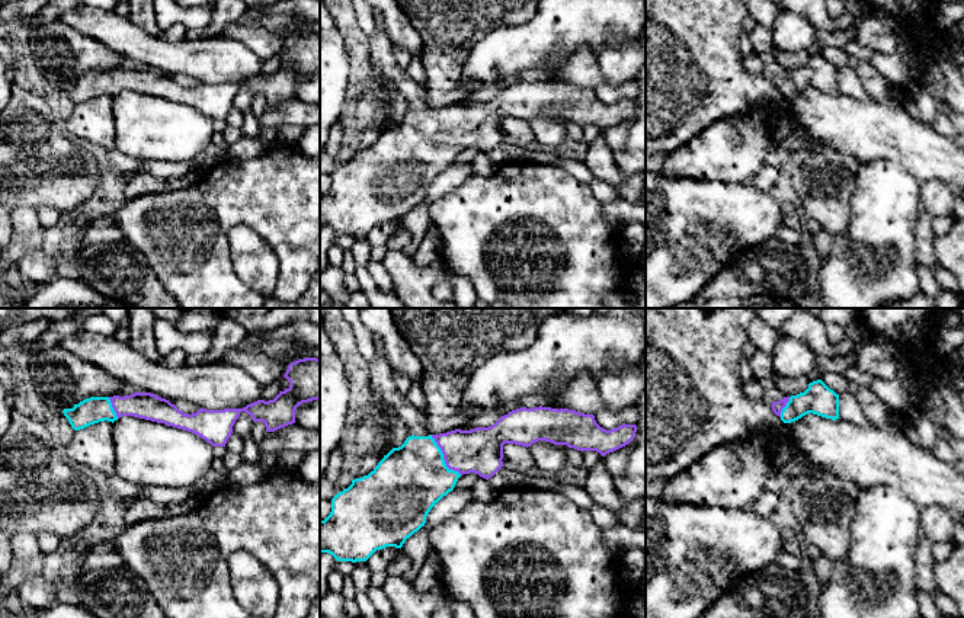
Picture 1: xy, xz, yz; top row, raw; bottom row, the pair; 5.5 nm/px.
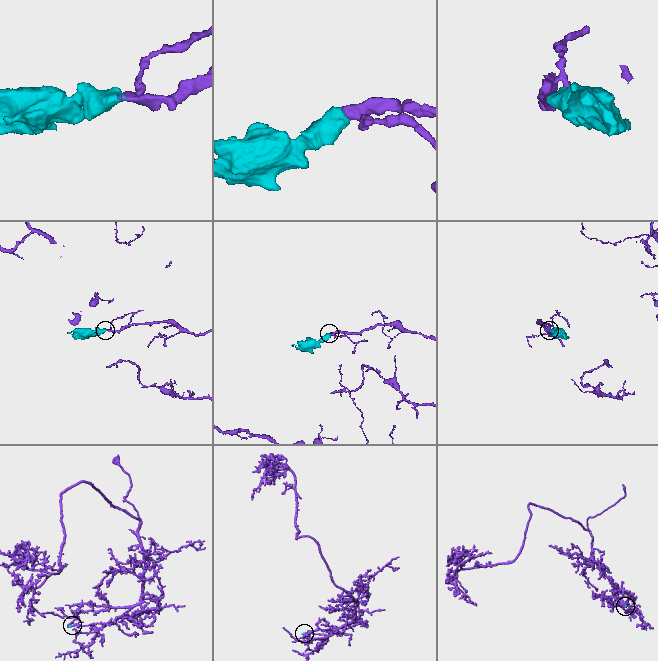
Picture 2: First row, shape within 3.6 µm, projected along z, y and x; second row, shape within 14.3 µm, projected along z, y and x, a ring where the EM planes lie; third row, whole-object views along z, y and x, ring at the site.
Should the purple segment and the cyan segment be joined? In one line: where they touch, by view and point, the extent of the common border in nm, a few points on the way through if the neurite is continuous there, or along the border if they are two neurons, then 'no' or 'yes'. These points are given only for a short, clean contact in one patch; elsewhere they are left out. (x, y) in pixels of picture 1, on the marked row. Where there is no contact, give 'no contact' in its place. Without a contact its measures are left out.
meets purple in xz at (444, 458); contact 280 nm long; runs through xz (480, 450), (454, 452), (444, 458), (418, 471), (409, 480); yes

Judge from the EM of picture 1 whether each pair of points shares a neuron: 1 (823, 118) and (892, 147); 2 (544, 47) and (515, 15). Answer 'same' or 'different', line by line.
1: same
2: different

